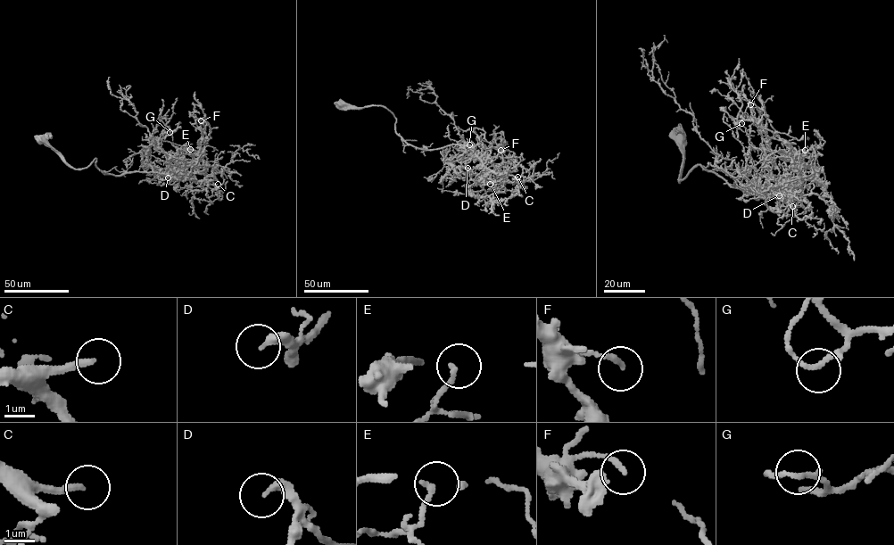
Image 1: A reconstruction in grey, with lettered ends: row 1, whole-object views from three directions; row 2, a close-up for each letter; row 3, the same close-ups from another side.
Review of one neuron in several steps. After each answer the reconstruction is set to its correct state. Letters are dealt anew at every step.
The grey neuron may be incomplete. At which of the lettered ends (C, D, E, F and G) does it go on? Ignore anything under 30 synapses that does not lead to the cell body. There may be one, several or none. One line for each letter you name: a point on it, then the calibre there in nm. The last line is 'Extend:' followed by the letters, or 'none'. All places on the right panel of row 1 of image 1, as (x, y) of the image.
C: (792, 206) | 220 nm
Extend: C

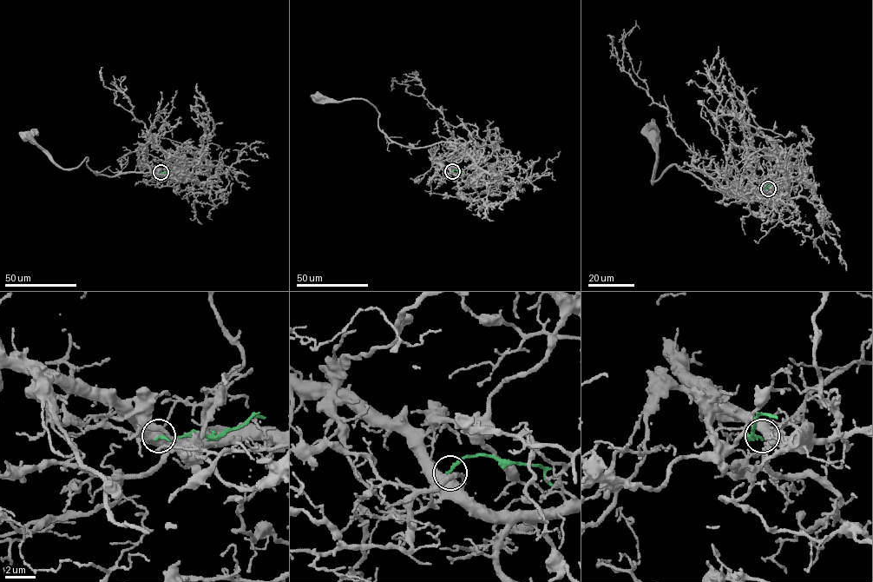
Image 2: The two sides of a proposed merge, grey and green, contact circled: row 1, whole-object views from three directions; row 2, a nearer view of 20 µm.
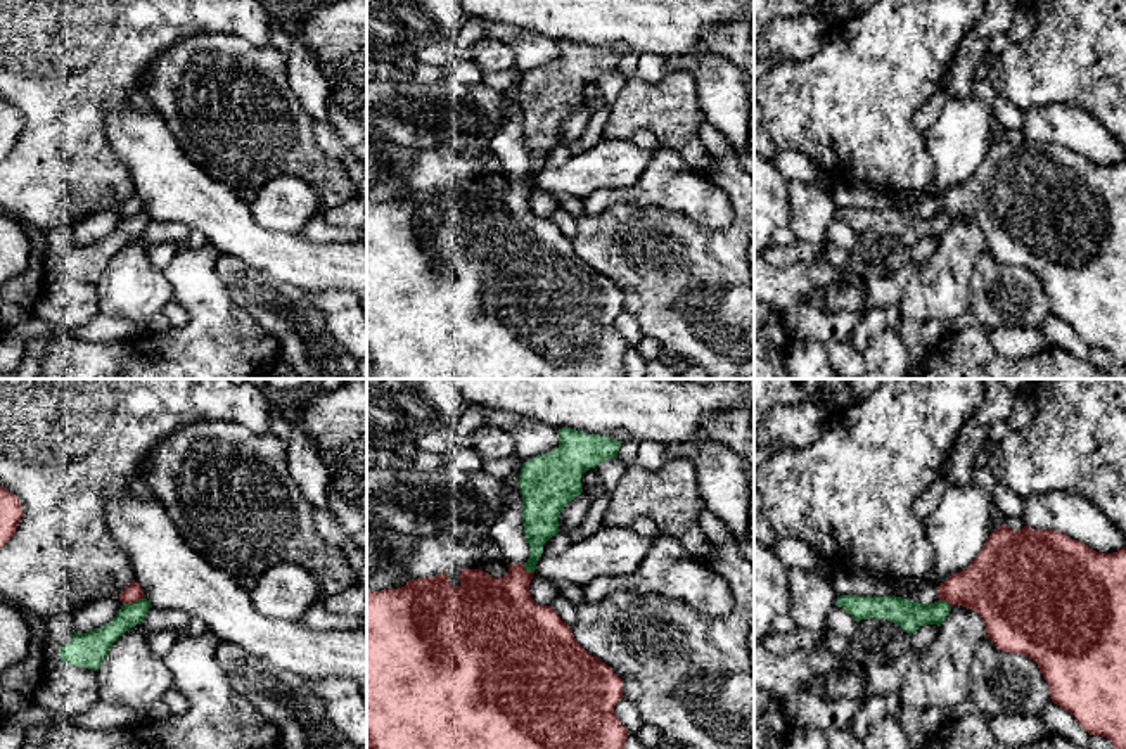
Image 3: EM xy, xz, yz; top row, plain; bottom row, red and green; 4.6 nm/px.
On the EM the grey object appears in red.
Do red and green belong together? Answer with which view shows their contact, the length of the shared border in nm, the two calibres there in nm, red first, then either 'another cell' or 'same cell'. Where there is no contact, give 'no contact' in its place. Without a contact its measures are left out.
xy | 100 nm | 80/120 nm | another cell

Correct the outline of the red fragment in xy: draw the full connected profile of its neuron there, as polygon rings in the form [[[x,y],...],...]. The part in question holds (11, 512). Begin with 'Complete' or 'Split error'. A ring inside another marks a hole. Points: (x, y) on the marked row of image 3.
Complete. [[[0,486],[0,548],[14,536],[22,517],[19,498]]]

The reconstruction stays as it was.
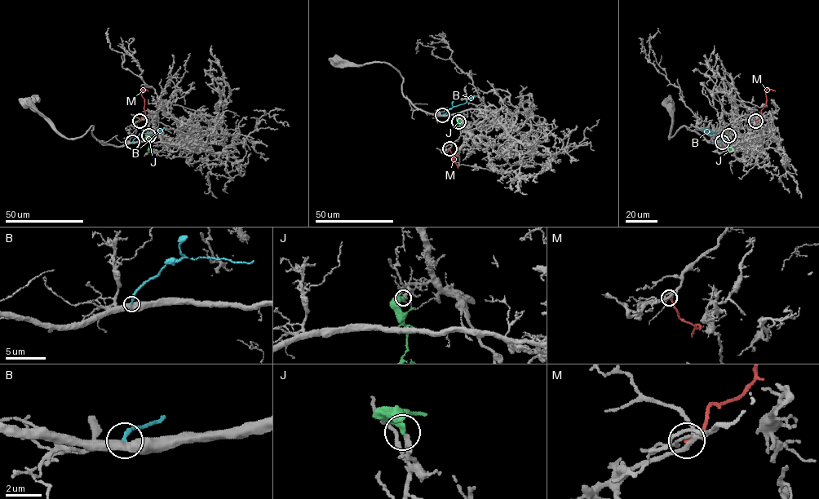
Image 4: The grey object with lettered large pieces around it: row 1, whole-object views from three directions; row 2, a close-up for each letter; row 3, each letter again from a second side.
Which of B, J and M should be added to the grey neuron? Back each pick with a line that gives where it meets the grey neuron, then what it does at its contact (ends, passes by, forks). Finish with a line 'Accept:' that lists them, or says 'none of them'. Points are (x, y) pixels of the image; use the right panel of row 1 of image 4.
J: contact (728, 135); it ends
Accept: J

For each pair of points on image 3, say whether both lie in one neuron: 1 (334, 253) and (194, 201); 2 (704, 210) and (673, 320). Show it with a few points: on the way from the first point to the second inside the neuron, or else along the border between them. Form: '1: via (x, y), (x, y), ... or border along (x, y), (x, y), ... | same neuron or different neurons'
1: via (300, 255), (277, 255), (258, 248), (229, 224) | same neuron
2: border along (663, 208), (710, 229), (723, 229), (734, 218) | different neurons

